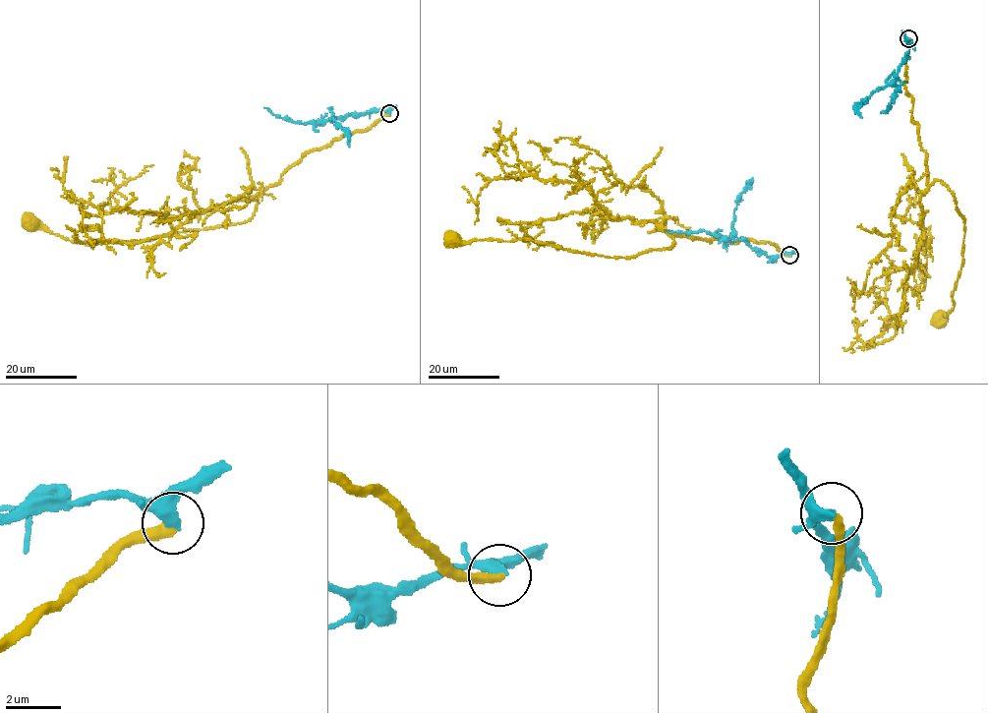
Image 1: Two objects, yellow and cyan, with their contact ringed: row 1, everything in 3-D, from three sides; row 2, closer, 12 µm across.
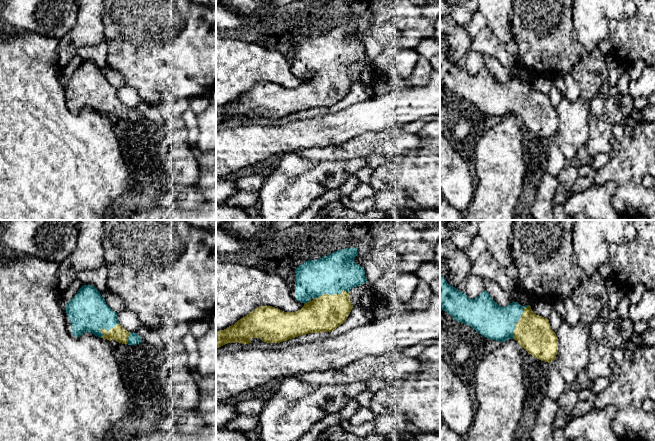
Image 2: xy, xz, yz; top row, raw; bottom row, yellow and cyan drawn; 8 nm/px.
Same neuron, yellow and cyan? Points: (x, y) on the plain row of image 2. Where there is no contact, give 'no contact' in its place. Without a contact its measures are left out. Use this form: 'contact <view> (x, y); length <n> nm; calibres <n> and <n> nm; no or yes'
contact xz (330, 71); length 300 nm; calibres 280 and 320 nm; yes

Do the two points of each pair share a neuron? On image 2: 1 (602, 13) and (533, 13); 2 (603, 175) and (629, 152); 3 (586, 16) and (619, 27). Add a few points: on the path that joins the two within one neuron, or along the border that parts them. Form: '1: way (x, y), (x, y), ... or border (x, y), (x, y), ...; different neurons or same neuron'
1: border (571, 10), (572, 25), (577, 36); different neurons
2: way (609, 172), (623, 158); same neuron
3: border (631, 15), (613, 19), (609, 23), (608, 36); different neurons

